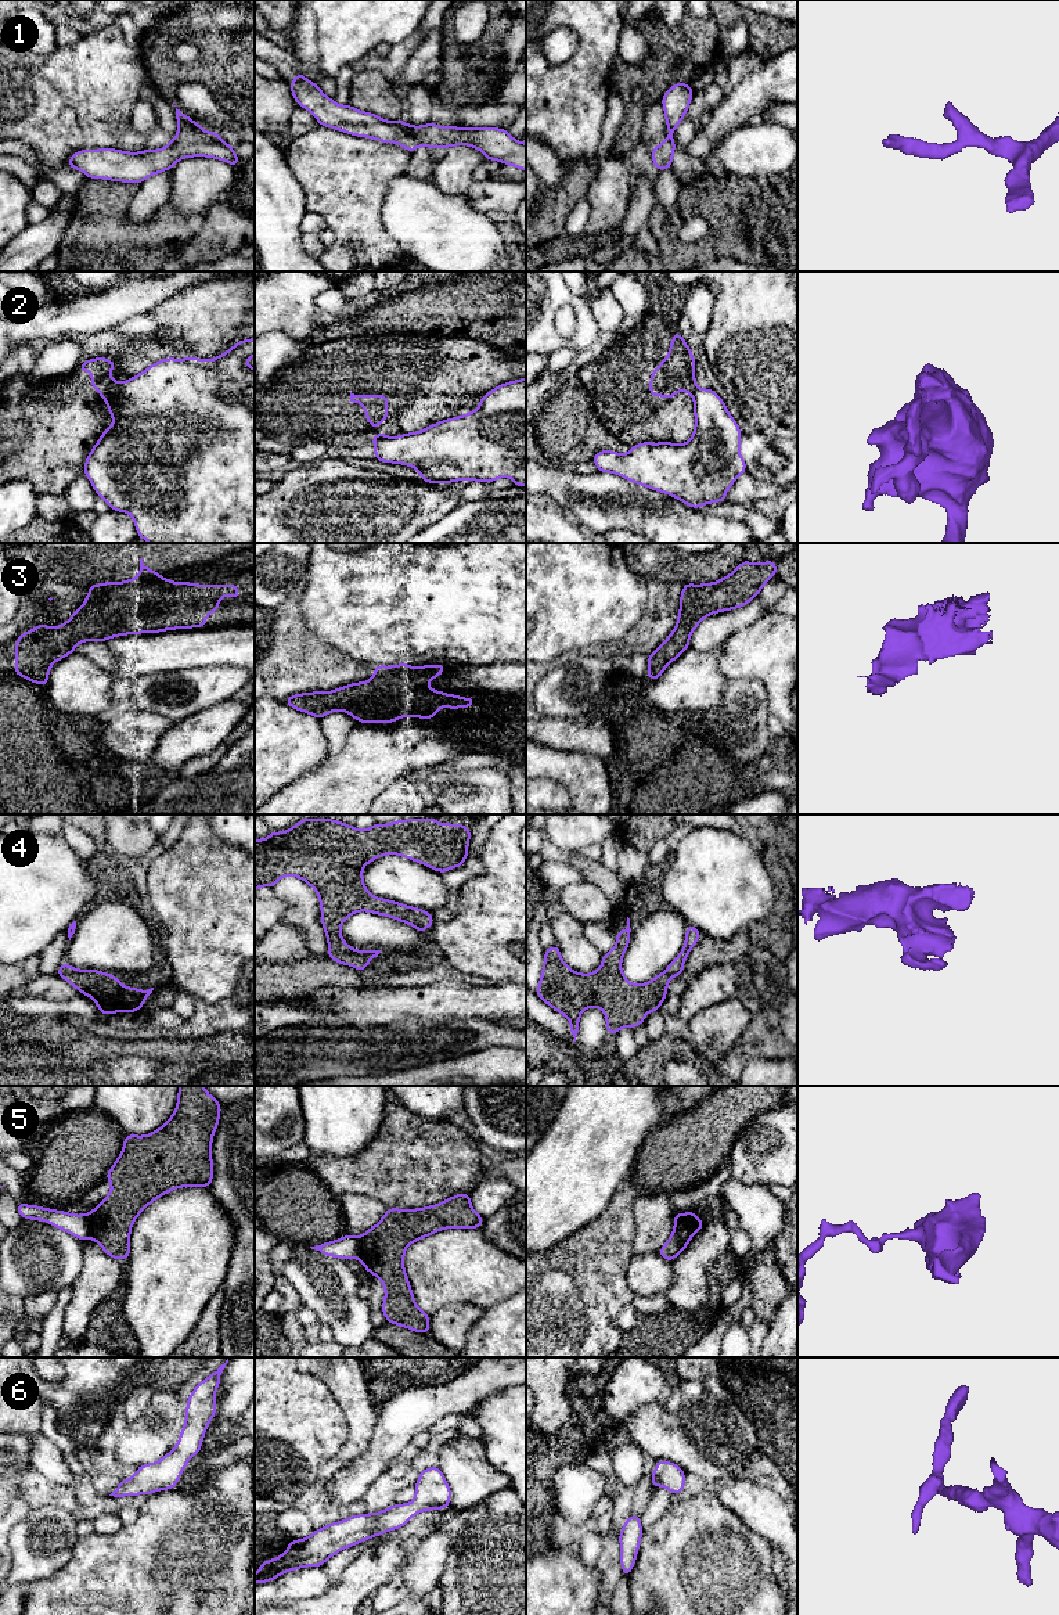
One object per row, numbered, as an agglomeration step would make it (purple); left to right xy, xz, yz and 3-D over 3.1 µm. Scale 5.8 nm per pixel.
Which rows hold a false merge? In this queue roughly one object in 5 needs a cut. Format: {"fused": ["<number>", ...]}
{"fused": ["2", "5"]}

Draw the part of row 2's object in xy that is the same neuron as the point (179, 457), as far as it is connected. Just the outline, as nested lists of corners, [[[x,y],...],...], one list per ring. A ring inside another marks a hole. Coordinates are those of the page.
[[[255,338],[238,341],[231,349],[209,360],[195,356],[162,359],[101,396],[114,422],[93,446],[83,471],[109,510],[132,515],[138,537],[150,543],[255,543],[255,368],[246,364],[251,356],[255,356]]]

